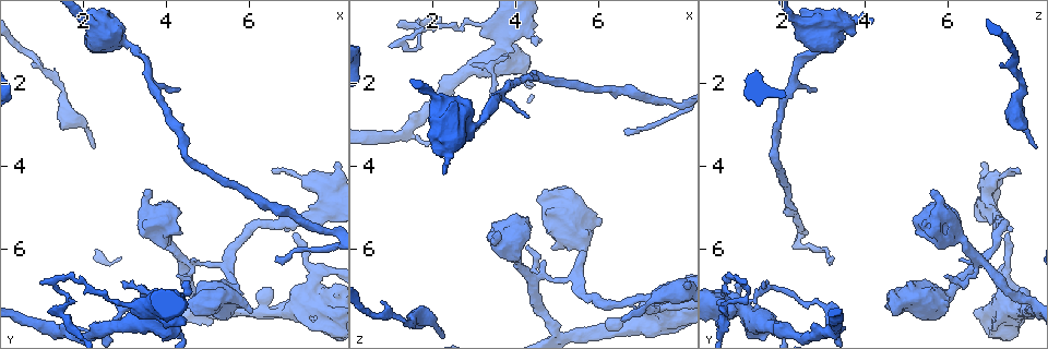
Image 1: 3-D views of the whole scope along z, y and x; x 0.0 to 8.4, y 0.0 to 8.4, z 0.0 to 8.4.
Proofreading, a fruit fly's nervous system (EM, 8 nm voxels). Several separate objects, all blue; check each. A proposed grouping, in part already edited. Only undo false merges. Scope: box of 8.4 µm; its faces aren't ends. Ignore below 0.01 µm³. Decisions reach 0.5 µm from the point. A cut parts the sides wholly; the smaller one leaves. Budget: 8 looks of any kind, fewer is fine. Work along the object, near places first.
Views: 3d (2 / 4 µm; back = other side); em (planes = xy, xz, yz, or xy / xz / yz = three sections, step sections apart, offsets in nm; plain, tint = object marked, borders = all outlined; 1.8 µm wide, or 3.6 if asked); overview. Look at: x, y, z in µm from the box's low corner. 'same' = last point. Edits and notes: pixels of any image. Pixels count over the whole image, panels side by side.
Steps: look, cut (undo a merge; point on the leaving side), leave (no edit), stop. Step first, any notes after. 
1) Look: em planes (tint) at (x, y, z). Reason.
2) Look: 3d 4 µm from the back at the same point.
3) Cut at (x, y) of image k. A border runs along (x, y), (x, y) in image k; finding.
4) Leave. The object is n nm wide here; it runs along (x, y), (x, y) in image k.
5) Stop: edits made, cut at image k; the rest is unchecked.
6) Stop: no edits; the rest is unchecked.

Look: 3d 2 µm at (4.40, 6.30, 6.80).

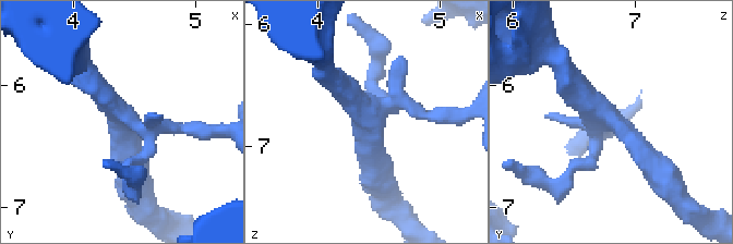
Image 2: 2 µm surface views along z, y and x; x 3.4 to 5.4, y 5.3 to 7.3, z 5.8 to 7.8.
Look: em 3.6 µm planes (tint) at (4.42, 6.32, 6.84).

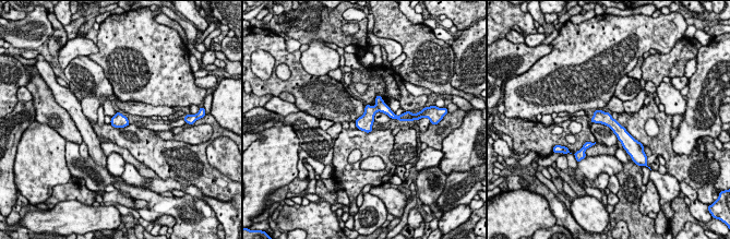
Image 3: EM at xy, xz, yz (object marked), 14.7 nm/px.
Cut at (380, 104) of image 3. A border runs along (375, 105), (379, 110) in image 3; a second cell is stuck on.

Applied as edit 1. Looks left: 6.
Look: overview. Redraw.

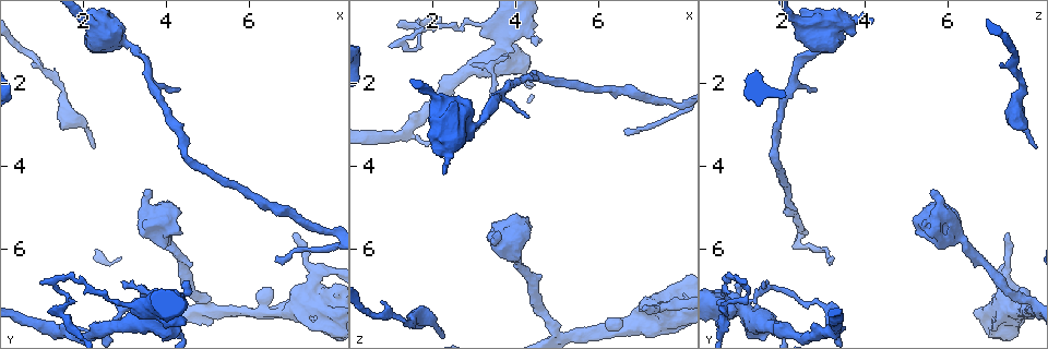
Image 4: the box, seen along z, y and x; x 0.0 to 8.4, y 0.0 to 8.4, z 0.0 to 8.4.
Look: em yz step 4 (plain) at (7.60, 6.65, 7.40). Three-way junction.

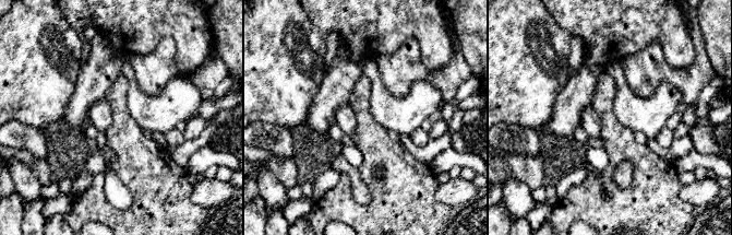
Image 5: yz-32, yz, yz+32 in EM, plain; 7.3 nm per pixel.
Look: em yz step 4 (tint) at the same point.

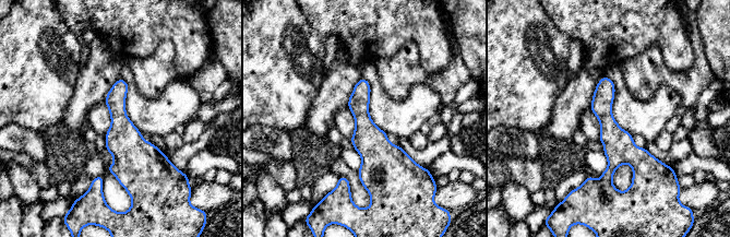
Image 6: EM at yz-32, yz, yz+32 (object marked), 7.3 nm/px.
Leave. It runs along (607, 80), (612, 166), (605, 182) in image 6; continuous, no second cell.

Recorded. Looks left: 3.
Look: em 3.6 µm yz step 8 (tint) at (3.70, 7.45, 1.10). Abrupt turn.

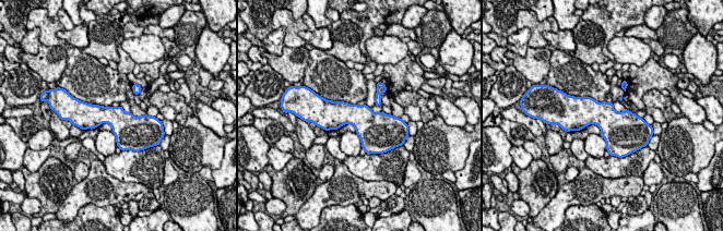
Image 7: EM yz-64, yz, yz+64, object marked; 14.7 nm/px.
Look: em 3.6 µm xz step 4 (borders) at the same point. Cut it another way.

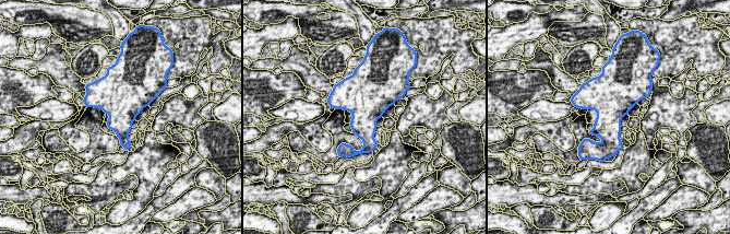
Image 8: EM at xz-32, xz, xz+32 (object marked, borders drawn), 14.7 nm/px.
Leave. The object is 420 nm wide here; all the same cell.

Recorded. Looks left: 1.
Stop: edits made, cut at image 3; the rest is unchecked.

